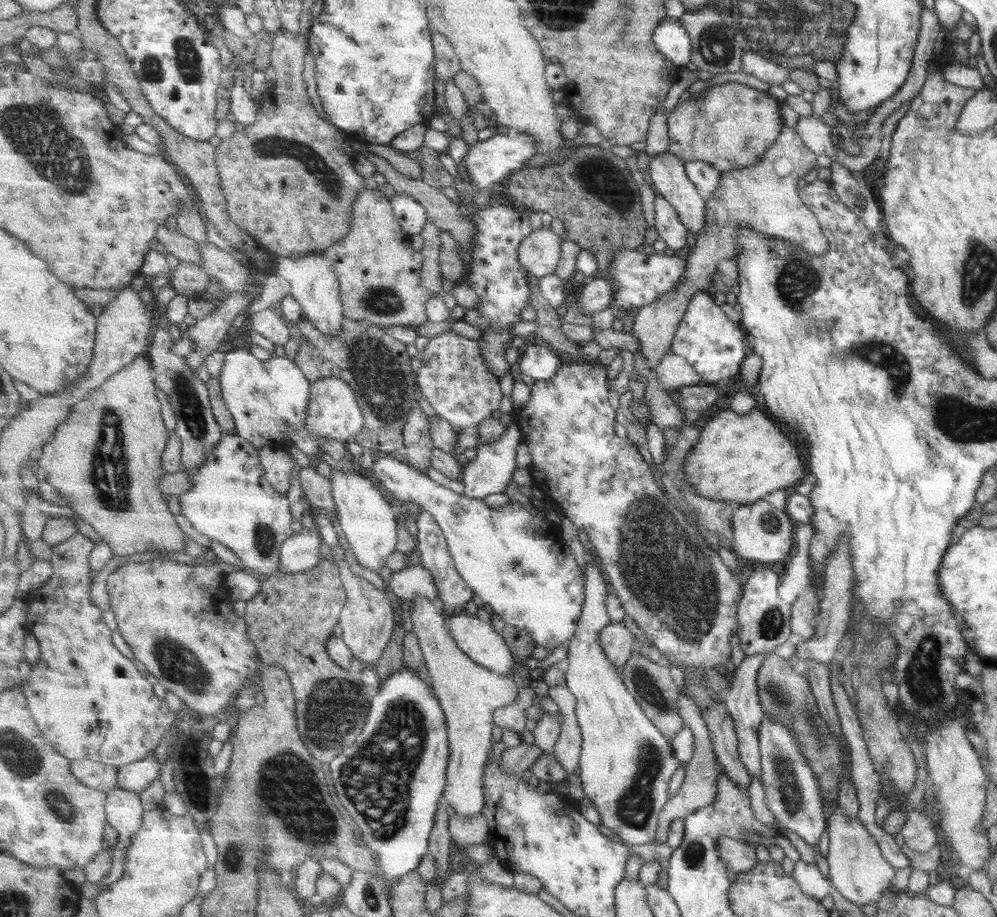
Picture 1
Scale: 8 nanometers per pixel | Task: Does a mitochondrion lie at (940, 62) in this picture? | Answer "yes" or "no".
no

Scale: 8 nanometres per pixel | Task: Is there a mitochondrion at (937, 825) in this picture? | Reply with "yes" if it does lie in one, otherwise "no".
no

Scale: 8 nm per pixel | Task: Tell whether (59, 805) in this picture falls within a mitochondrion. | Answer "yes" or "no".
yes

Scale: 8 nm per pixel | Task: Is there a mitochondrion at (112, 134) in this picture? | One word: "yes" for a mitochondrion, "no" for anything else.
no

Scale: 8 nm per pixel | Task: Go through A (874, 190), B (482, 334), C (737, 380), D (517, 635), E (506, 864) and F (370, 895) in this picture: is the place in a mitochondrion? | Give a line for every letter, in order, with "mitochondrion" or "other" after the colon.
A: other
B: other
C: other
D: other
E: other
F: mitochondrion

